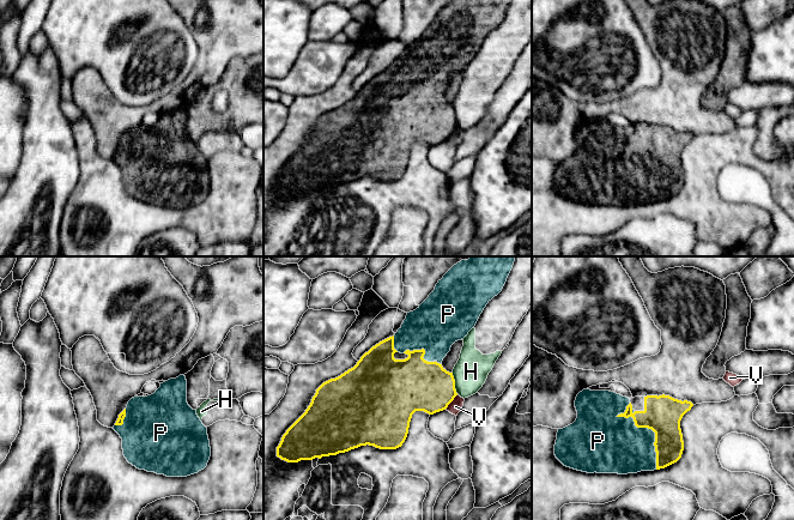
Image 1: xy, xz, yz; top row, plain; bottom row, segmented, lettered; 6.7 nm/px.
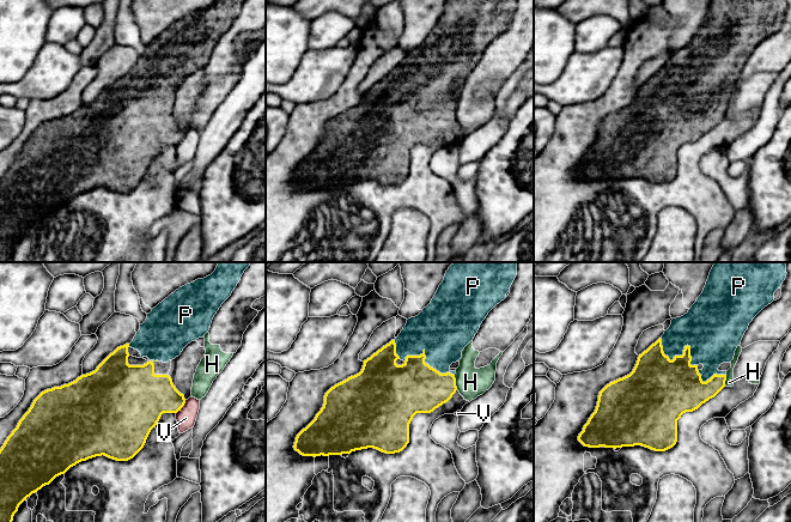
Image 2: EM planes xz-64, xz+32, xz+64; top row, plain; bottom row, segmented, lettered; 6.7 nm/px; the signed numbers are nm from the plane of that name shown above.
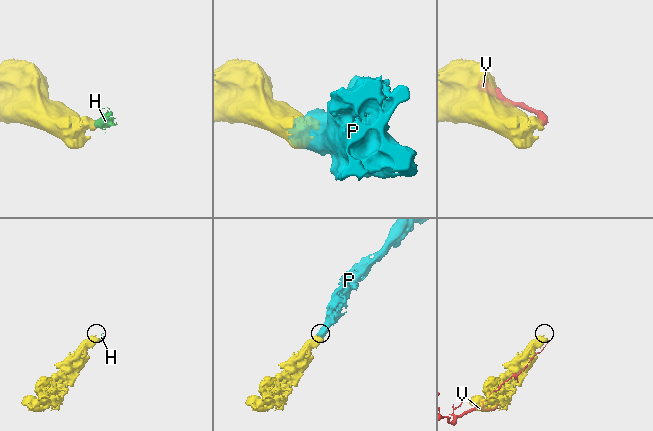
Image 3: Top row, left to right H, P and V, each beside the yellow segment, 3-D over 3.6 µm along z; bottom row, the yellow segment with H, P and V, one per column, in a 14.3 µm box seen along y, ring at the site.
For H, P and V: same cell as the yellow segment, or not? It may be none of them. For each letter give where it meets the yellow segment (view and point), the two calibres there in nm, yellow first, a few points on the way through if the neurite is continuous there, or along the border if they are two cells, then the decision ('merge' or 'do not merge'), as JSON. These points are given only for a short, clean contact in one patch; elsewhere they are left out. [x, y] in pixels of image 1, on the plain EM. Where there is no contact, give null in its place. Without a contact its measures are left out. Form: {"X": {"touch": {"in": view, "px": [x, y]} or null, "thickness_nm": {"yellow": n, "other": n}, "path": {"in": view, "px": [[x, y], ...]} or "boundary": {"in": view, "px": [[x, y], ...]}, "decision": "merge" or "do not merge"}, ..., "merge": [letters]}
{"H": {"touch": {"in": "xz", "px": [454, 114]}, "thickness_nm": {"yellow": 360, "other": 220}, "boundary": {"in": "xz", "px": [[452, 103], [454, 120], [458, 125]]}, "decision": "do not merge"}, "P": {"touch": {"in": "yz", "px": [647, 158]}, "thickness_nm": {"yellow": 240, "other": 380}, "decision": "merge"}, "V": {"touch": {"in": "xz", "px": [452, 132]}, "thickness_nm": {"yellow": 340, "other": 90}, "decision": "do not merge"}, "merge": ["P"]}

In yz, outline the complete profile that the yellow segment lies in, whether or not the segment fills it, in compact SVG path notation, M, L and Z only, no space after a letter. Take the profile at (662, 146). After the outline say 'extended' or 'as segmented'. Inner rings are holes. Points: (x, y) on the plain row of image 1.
M583 121L575 132L576 152L558 161L556 189L566 199L587 205L637 205L665 200L684 182L680 152L693 135L669 127L644 128L644 141L635 143L630 131L610 122Z | extended

